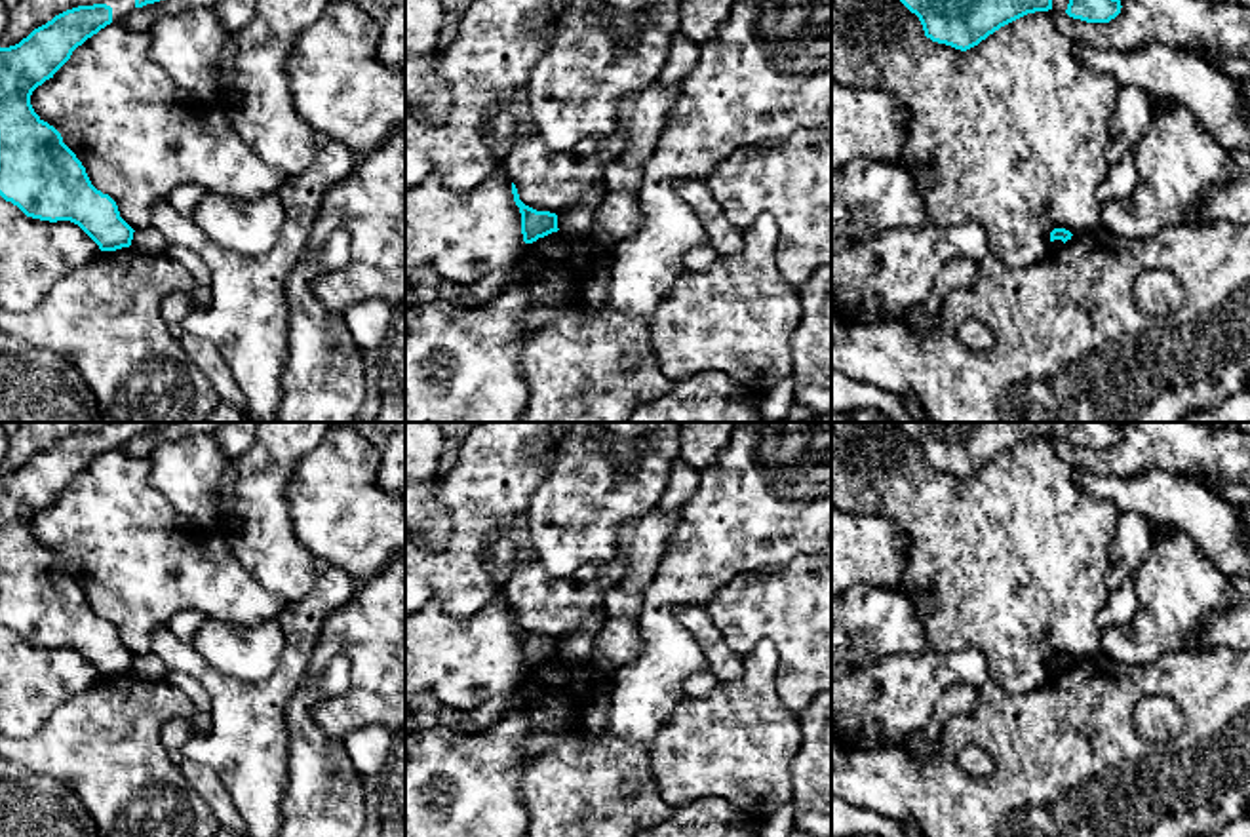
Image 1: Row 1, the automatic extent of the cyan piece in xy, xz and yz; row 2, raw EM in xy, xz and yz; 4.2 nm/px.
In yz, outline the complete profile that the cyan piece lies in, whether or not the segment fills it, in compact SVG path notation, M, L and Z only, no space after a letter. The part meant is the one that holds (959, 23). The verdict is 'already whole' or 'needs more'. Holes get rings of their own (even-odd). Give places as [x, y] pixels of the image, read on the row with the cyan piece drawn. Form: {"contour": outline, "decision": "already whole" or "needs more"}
{"contour": "M900 0L923 25L932 42L967 51L1001 27L1035 11L1052 10L1052 0Z", "decision": "already whole"}

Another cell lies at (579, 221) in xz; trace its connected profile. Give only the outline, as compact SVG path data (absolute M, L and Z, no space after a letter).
M601 183L599 186L588 190L578 205L567 213L557 215L557 228L563 236L569 238L590 238L594 236L594 219L596 209L607 196L607 188Z

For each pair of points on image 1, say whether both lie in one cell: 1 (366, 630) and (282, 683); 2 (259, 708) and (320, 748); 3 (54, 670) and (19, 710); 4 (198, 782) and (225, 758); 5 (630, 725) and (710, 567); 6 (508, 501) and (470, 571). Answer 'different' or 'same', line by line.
1: different
2: different
3: same
4: different
5: same
6: same

